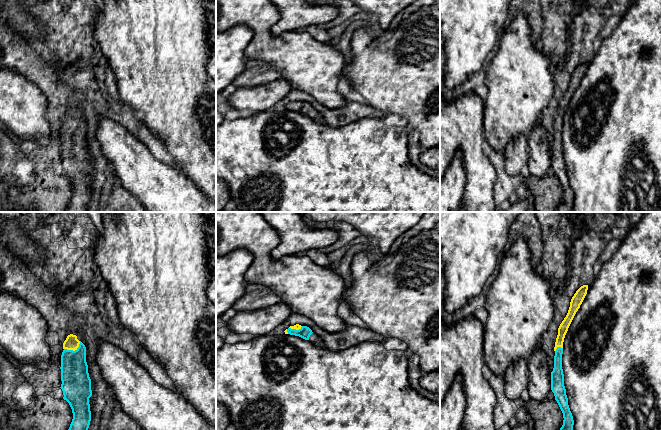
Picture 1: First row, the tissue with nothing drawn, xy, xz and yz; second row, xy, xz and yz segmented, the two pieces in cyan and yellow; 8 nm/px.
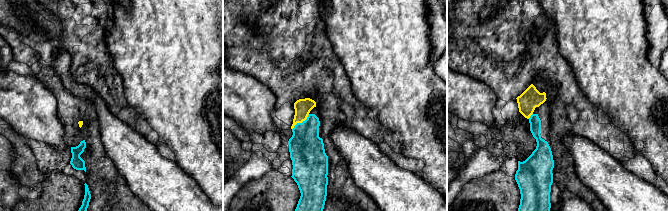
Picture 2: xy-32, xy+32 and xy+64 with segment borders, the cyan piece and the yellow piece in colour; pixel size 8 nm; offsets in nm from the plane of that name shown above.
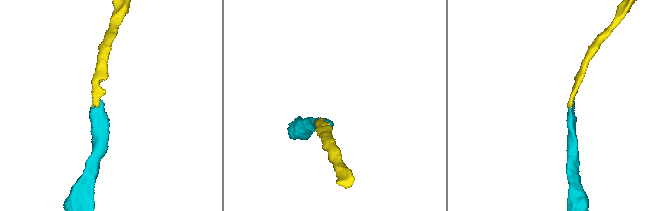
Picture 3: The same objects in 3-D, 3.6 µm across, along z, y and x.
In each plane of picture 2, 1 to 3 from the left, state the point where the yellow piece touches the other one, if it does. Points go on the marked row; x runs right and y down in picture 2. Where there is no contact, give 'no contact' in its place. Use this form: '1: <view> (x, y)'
1: no contact
2: xy+32 (300, 123)
3: xy+64 (530, 116)

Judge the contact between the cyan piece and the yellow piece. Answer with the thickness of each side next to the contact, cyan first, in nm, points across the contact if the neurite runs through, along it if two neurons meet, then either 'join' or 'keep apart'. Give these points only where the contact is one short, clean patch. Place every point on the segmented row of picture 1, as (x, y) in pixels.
220/110 nm | across xy (75, 378), (72, 350), (71, 343) | join

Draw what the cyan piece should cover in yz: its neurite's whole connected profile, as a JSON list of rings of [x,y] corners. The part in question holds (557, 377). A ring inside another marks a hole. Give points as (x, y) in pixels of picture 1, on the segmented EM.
[[[588,285],[581,286],[571,299],[568,313],[558,328],[558,335],[555,342],[555,356],[554,368],[551,372],[551,390],[554,393],[555,400],[557,401],[563,413],[563,425],[560,430],[573,430],[574,420],[568,405],[568,398],[564,386],[564,374],[562,369],[562,354],[563,342],[568,328],[580,308],[588,290]]]

